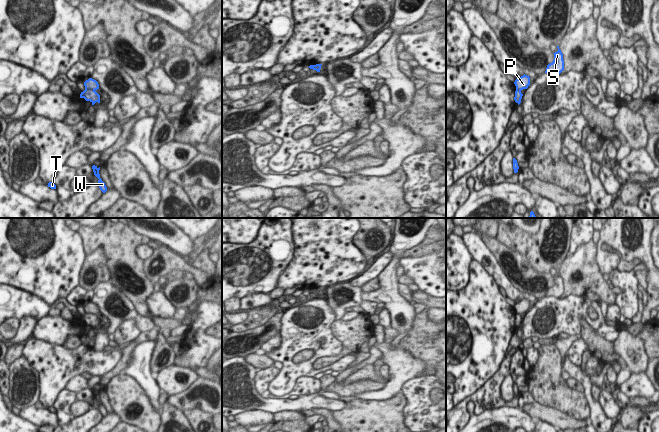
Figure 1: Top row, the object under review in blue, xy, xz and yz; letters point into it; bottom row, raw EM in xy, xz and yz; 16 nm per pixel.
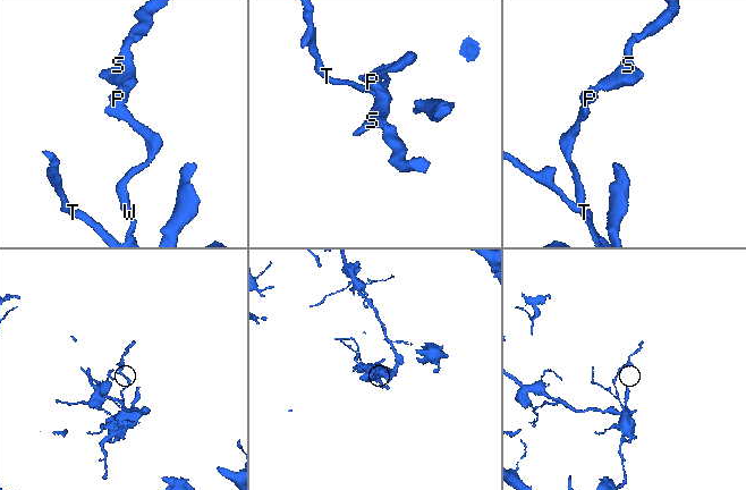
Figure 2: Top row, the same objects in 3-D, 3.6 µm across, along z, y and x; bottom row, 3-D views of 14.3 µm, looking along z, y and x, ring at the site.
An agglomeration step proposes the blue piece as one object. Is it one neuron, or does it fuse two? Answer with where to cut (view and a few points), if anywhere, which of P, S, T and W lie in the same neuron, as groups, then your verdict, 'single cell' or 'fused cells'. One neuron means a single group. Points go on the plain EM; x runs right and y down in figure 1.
xy (85, 312), (94, 314) | P S / T W | fused cells

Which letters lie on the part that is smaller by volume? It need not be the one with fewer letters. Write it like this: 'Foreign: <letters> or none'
Foreign: P, S

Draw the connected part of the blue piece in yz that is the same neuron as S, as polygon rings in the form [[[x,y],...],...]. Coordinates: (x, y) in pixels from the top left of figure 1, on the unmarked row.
[[[557,270],[557,272],[558,272],[558,275],[553,277],[554,284],[552,287],[547,289],[545,297],[554,296],[556,298],[560,298],[564,294],[563,278],[559,273],[559,270]]]

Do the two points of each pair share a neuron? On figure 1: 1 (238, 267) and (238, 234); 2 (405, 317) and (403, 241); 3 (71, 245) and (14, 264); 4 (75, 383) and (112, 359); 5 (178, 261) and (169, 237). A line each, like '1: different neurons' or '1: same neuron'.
1: different neurons
2: same neuron
3: same neuron
4: different neurons
5: different neurons

